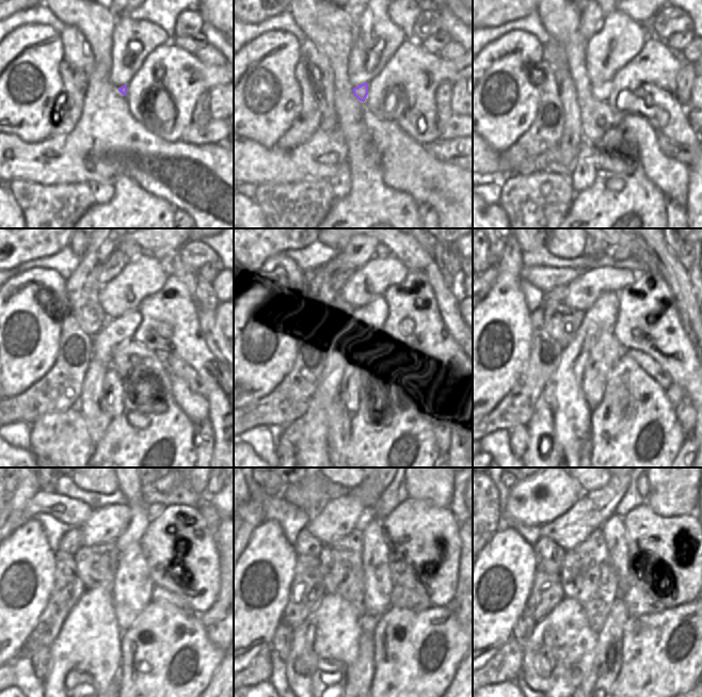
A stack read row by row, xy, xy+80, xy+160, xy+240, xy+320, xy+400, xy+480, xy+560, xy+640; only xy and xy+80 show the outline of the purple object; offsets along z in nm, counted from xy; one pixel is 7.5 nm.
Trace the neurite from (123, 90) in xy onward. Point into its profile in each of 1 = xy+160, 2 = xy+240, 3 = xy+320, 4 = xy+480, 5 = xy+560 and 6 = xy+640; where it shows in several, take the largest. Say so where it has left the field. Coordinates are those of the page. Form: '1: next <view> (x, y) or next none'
1: next xy+160 (602, 92)
2: next xy+240 (114, 331)
3: next xy+320 (354, 333)
4: next xy+480 (86, 651)
5: next xy+560 (328, 642)
6: next xy+640 (564, 636)

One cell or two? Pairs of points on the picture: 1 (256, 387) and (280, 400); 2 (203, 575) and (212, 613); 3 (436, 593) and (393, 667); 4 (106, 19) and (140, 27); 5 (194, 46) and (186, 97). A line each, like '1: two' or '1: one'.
1: two
2: two
3: two
4: two
5: two

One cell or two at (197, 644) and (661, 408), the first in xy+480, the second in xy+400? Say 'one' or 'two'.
one

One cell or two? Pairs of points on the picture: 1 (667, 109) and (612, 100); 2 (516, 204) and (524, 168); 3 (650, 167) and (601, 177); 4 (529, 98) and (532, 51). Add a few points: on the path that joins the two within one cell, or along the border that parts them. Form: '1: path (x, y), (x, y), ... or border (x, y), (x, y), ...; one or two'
1: path (659, 93), (647, 80), (632, 80), (627, 84); one
2: border (547, 170), (510, 174), (504, 178); two
3: border (636, 147), (636, 158), (644, 175), (657, 189); two
4: path (520, 85), (520, 61); one

